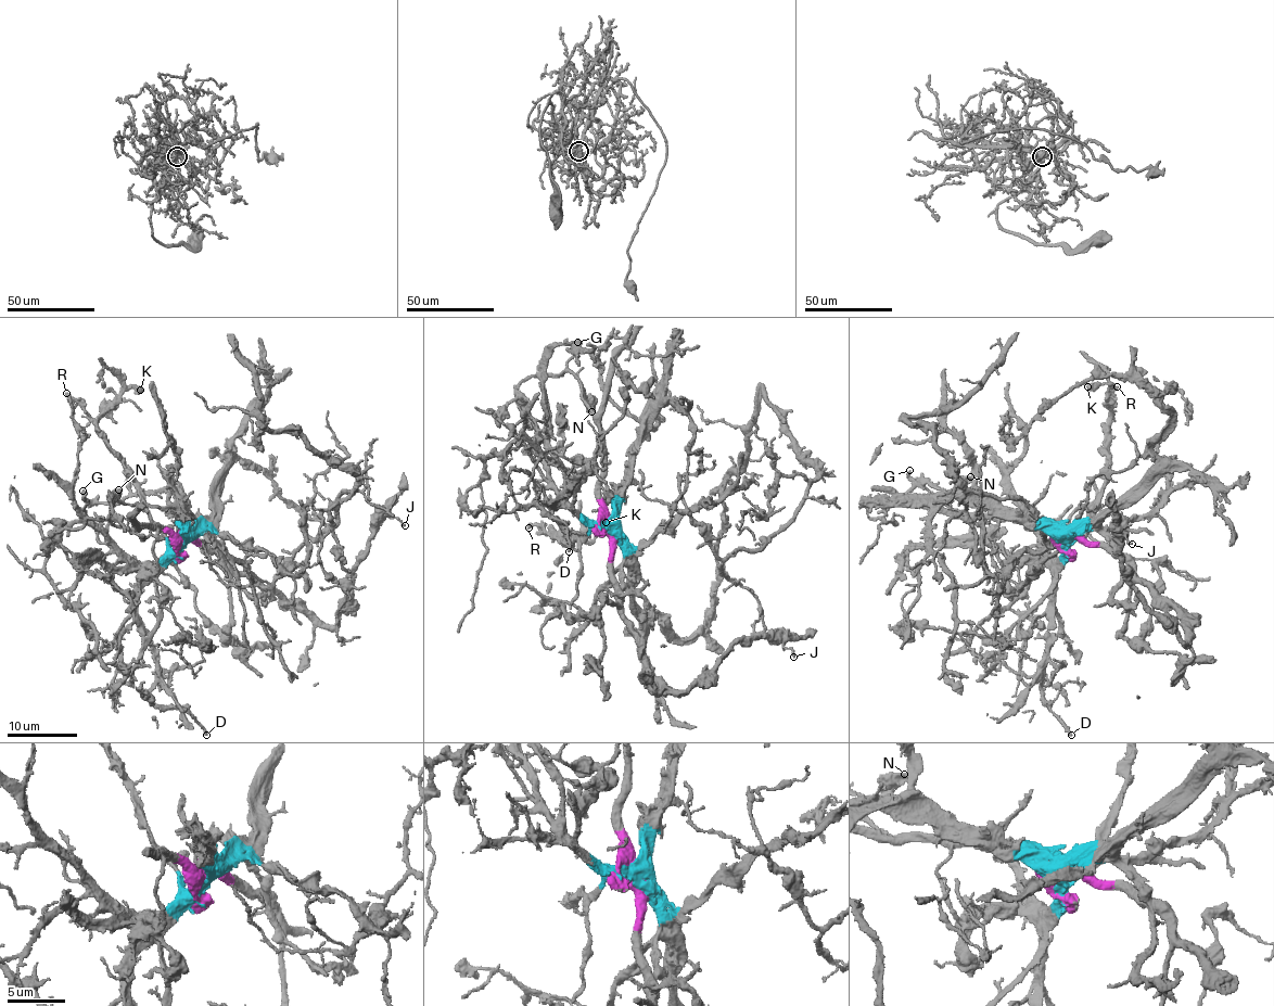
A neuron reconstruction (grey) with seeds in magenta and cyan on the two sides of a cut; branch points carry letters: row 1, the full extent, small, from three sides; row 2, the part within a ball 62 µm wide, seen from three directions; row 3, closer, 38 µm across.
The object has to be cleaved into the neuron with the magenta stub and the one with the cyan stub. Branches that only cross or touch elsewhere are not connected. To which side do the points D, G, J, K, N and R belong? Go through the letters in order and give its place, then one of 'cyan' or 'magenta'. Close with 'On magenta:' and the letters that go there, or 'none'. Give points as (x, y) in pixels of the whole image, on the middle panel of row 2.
D: at (569, 551); cyan
G: at (577, 342); magenta
J: at (793, 657); magenta
K: at (606, 522); cyan
N: at (591, 411); magenta
R: at (529, 527); cyan
On magenta: G, J, N

